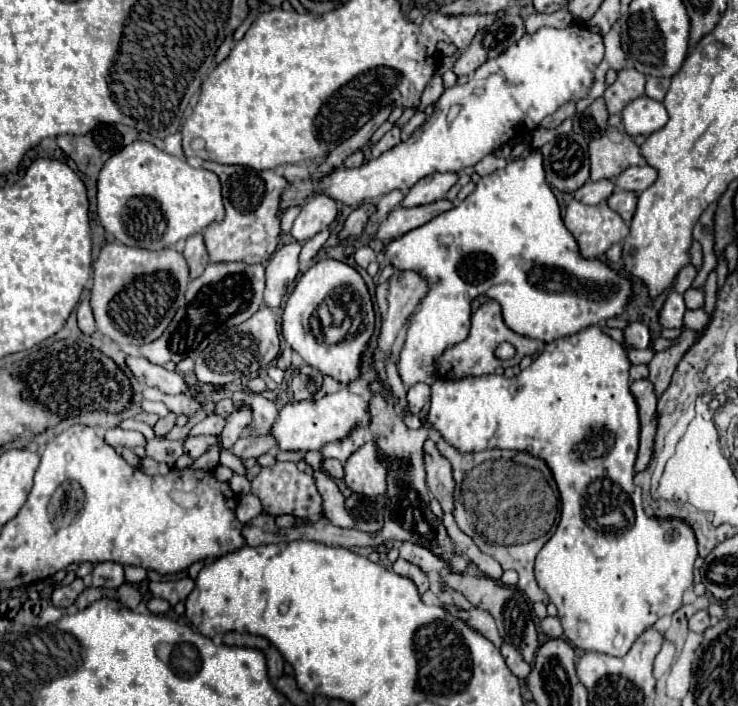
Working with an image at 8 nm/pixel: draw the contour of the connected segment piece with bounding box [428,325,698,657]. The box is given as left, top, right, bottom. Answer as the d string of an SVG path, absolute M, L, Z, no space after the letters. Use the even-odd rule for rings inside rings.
M598 325L586 327L576 335L552 341L546 345L546 349L532 361L532 365L524 371L520 371L516 377L506 379L500 375L486 375L486 377L464 377L456 381L436 381L432 385L432 405L428 413L430 425L440 431L440 435L452 443L458 451L464 453L476 453L484 449L512 449L512 451L526 451L550 467L558 491L560 491L560 501L562 501L562 517L558 523L556 533L550 537L550 541L542 547L542 551L536 557L536 581L538 585L548 593L550 601L558 609L558 619L562 621L564 627L564 637L578 649L584 651L598 651L614 657L622 657L628 653L632 643L644 633L644 629L652 627L660 617L672 615L680 605L682 605L682 595L688 587L692 587L692 571L694 571L694 561L698 557L696 551L696 537L694 531L690 529L688 523L682 519L660 519L660 517L648 517L644 507L642 507L642 489L634 485L634 463L638 455L638 437L640 437L640 417L638 417L638 403L636 397L630 391L630 361L628 353L620 343L616 343L610 335L606 335Z

